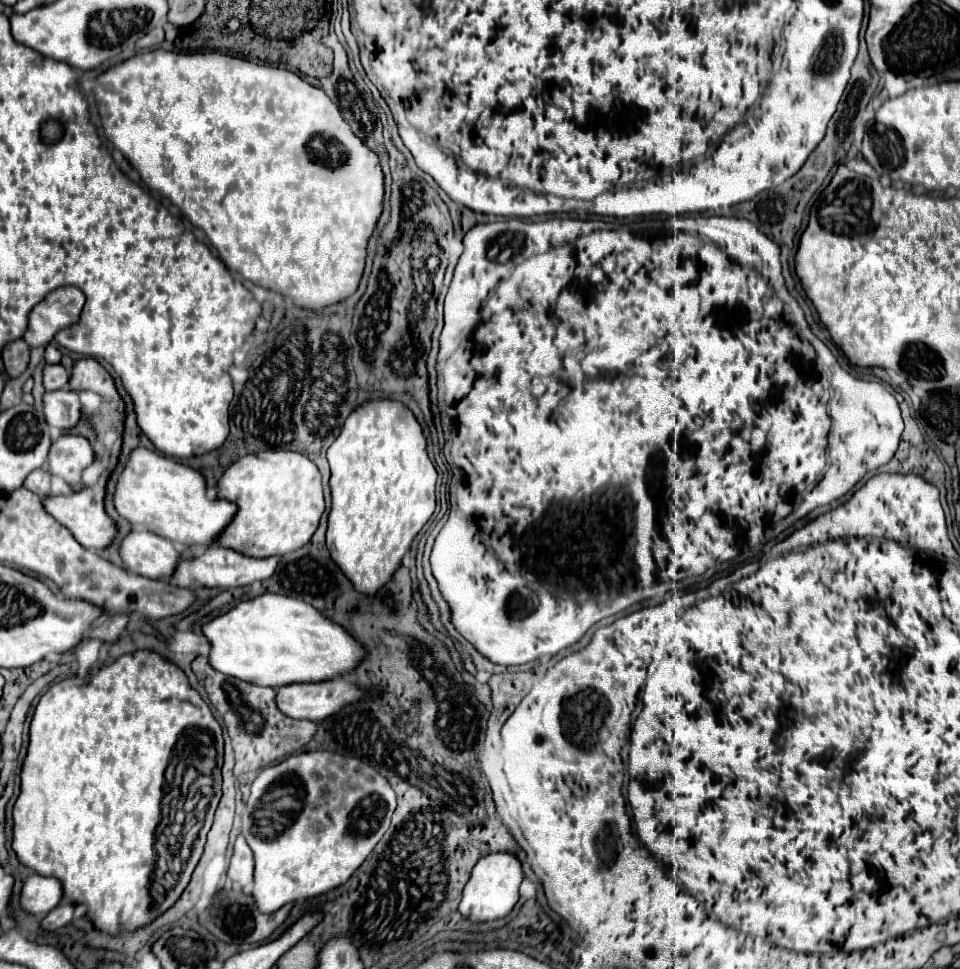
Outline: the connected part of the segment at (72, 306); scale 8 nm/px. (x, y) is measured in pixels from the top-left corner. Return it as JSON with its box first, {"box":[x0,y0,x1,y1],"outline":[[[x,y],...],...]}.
{"box":[23,286,85,346],"outline":[[[65,286],[49,292],[29,314],[29,326],[23,340],[35,346],[47,346],[55,332],[79,320],[85,304],[85,294],[75,286]]]}

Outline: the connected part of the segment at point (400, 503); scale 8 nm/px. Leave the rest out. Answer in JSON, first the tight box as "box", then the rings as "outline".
{"box":[327,402,437,596],"outline":[[[367,402],[359,406],[343,424],[341,434],[327,452],[331,466],[331,512],[327,524],[327,548],[331,560],[347,574],[353,588],[361,594],[375,596],[409,552],[413,538],[429,522],[435,512],[435,484],[437,470],[427,456],[427,442],[415,416],[399,402]]]}

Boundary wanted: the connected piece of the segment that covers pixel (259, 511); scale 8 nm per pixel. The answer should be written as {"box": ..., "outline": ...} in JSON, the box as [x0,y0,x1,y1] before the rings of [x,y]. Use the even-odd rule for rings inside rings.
{"box":[217,450,325,558],"outline":[[[291,450],[257,452],[239,458],[219,478],[217,498],[237,504],[233,520],[217,536],[217,542],[251,558],[285,556],[299,550],[311,540],[325,510],[317,466],[307,456]]]}

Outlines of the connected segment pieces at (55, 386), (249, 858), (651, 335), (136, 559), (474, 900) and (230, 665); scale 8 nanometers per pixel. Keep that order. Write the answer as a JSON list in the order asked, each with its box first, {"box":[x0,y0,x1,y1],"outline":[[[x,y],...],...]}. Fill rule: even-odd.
[{"box":[43,364,69,390],"outline":[[[45,364],[43,368],[43,386],[45,390],[61,390],[69,382],[69,372],[61,364]]]},{"box":[227,836,253,886],"outline":[[[237,836],[235,840],[227,878],[239,886],[249,886],[253,882],[253,854],[243,836]]]},{"box":[431,216,903,666],"outline":[[[673,216],[667,218],[667,220],[641,220],[641,222],[633,222],[633,224],[625,224],[625,226],[617,226],[617,228],[613,228],[613,226],[605,228],[605,224],[599,222],[599,220],[583,222],[583,220],[559,220],[559,218],[555,218],[555,220],[529,222],[529,224],[521,222],[521,220],[505,220],[505,222],[493,222],[493,224],[475,224],[465,234],[463,244],[465,244],[465,252],[461,254],[461,258],[455,266],[455,276],[453,276],[453,282],[451,282],[449,292],[445,296],[445,326],[443,326],[439,338],[440,349],[436,362],[438,404],[439,410],[441,410],[441,426],[443,426],[443,434],[445,434],[443,453],[451,467],[453,476],[449,483],[451,507],[449,520],[441,528],[441,532],[439,532],[439,536],[433,544],[431,568],[433,568],[433,576],[439,584],[441,596],[449,604],[451,622],[453,622],[455,630],[467,642],[471,642],[493,664],[503,664],[503,666],[527,664],[527,662],[531,662],[531,660],[535,660],[543,654],[553,656],[559,650],[577,644],[595,622],[599,622],[607,616],[613,616],[613,614],[629,608],[631,604],[639,602],[641,600],[641,588],[647,588],[657,580],[679,582],[679,580],[685,580],[689,576],[705,574],[709,568],[717,568],[717,566],[721,566],[729,560],[735,560],[735,558],[739,560],[741,556],[743,556],[743,560],[755,558],[763,550],[763,546],[771,538],[775,538],[781,530],[791,526],[795,520],[807,516],[811,510],[815,510],[819,506],[827,506],[827,504],[839,500],[841,496],[845,496],[867,472],[877,470],[879,466],[887,464],[897,452],[899,434],[903,432],[903,418],[901,418],[901,410],[899,410],[899,404],[897,404],[895,396],[883,384],[857,380],[837,364],[837,358],[831,354],[831,350],[810,329],[799,304],[795,302],[792,296],[789,296],[781,273],[782,267],[779,264],[779,246],[775,242],[771,242],[769,238],[765,238],[757,230],[757,226],[749,220],[739,220],[734,216]],[[565,570],[567,570],[567,594],[555,594],[555,586],[561,586],[561,584],[565,586]]]},{"box":[119,528,188,580],"outline":[[[133,528],[119,544],[119,554],[129,572],[159,580],[173,574],[177,560],[188,545]]]},{"box":[459,854,523,924],"outline":[[[487,854],[473,868],[471,880],[467,882],[461,902],[459,914],[463,920],[471,920],[473,924],[493,922],[505,918],[519,900],[519,884],[523,880],[523,870],[519,860],[513,854]]]},{"box":[203,594,363,688],"outline":[[[261,594],[239,602],[203,628],[211,650],[209,664],[221,674],[255,686],[279,688],[295,682],[321,682],[349,672],[363,658],[355,642],[339,624],[323,618],[313,606],[281,594]]]}]

